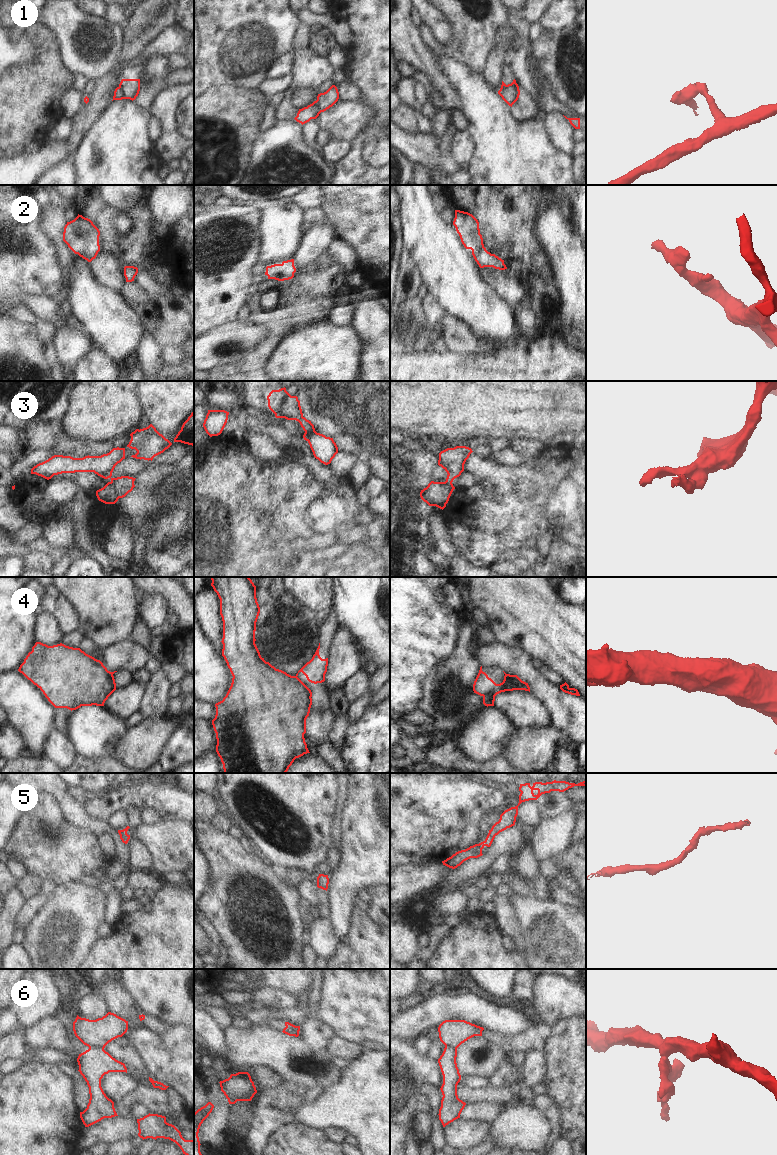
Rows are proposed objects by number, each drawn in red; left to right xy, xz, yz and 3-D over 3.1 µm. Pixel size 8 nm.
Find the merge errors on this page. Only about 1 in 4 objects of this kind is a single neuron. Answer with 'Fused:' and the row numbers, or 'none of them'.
Fused: 1, 3, 4, 6

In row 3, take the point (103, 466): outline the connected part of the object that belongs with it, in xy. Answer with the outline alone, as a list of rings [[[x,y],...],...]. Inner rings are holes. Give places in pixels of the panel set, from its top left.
[[[113,448],[109,453],[101,456],[85,456],[73,458],[71,456],[54,455],[48,460],[37,464],[31,469],[31,474],[36,474],[47,480],[54,475],[75,472],[94,472],[104,479],[111,479],[118,489],[119,497],[125,497],[135,487],[136,478],[121,476],[112,478],[115,466],[125,459],[125,448]]]

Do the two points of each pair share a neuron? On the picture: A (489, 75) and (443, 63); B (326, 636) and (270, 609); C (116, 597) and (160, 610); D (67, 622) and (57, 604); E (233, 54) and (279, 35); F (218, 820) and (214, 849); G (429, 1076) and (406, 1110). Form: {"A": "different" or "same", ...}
{"A": "different", "B": "different", "C": "different", "D": "same", "E": "same", "F": "different", "G": "same"}

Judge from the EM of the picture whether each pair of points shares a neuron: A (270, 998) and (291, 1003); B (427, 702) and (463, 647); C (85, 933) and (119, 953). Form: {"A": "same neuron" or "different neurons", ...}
{"A": "same neuron", "B": "same neuron", "C": "different neurons"}

